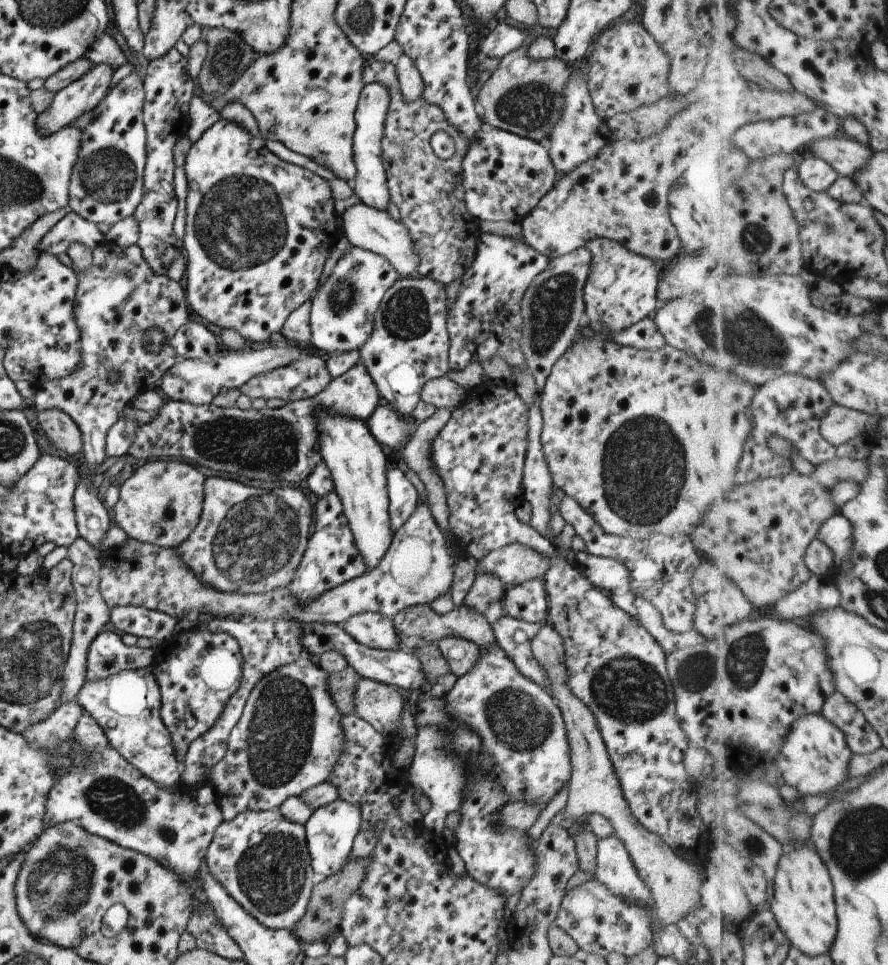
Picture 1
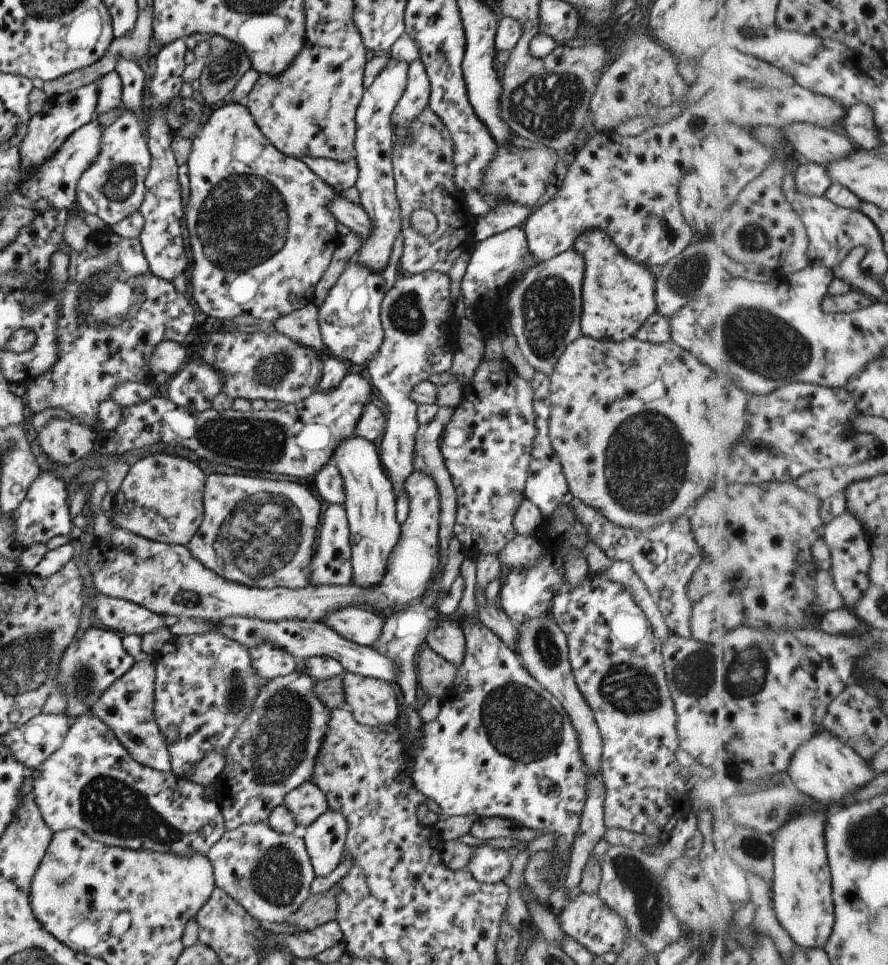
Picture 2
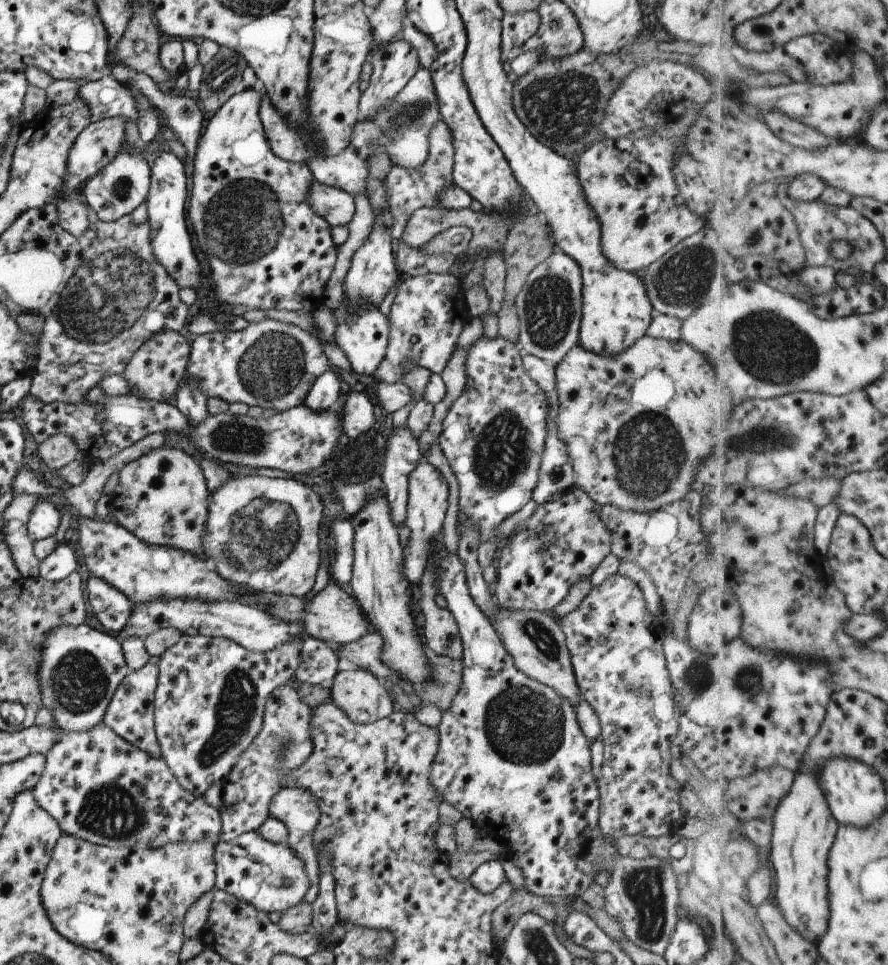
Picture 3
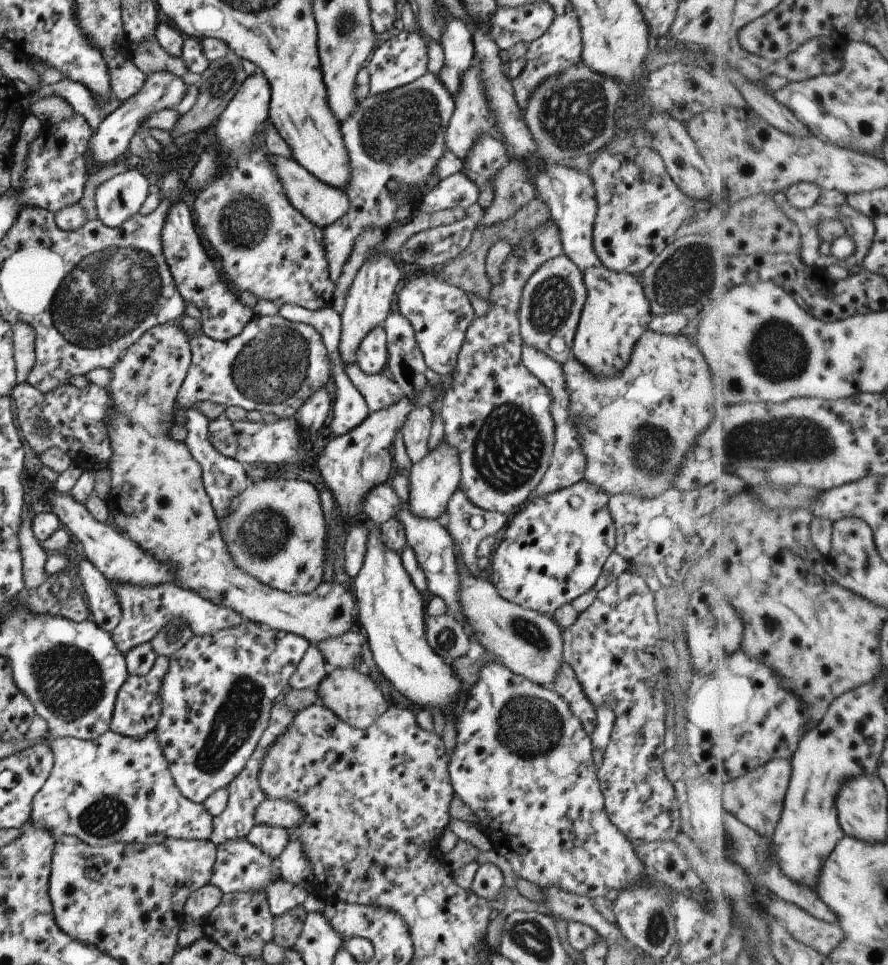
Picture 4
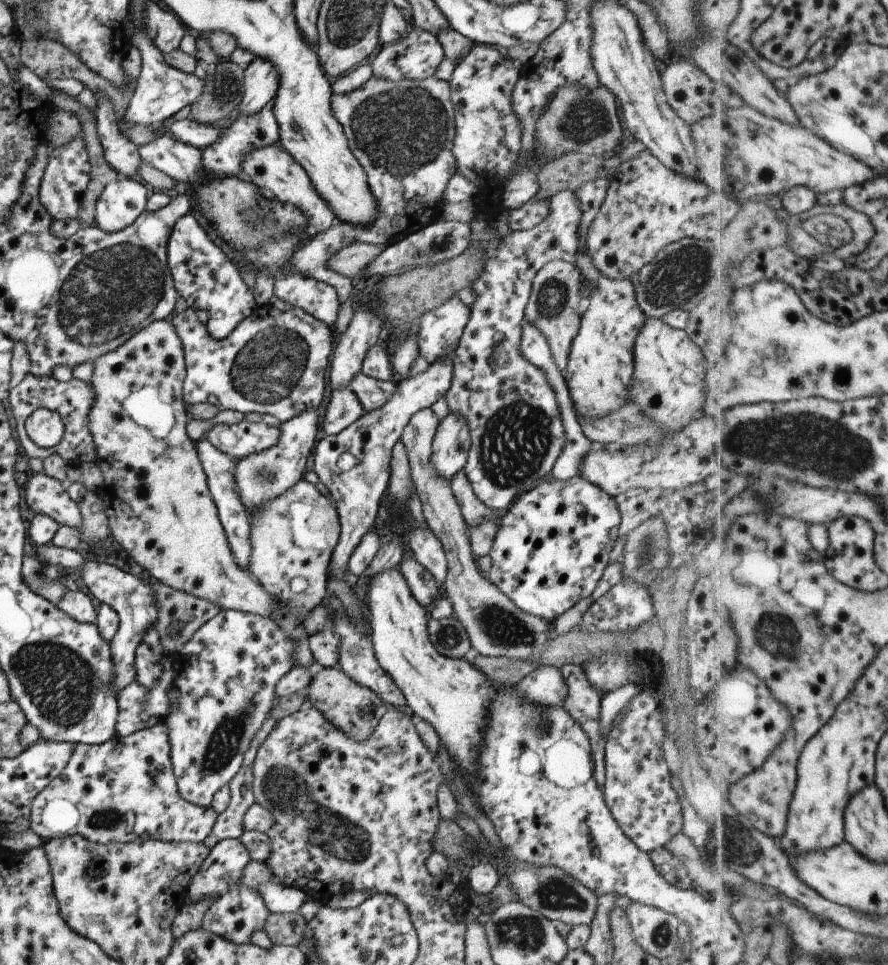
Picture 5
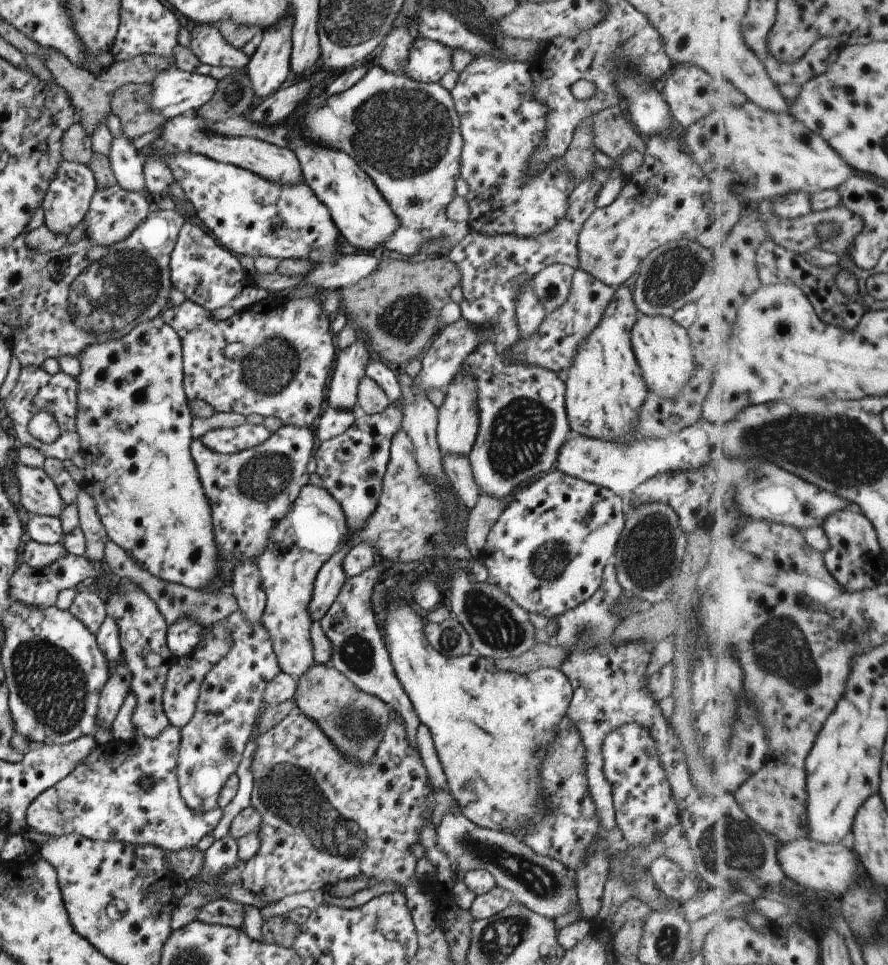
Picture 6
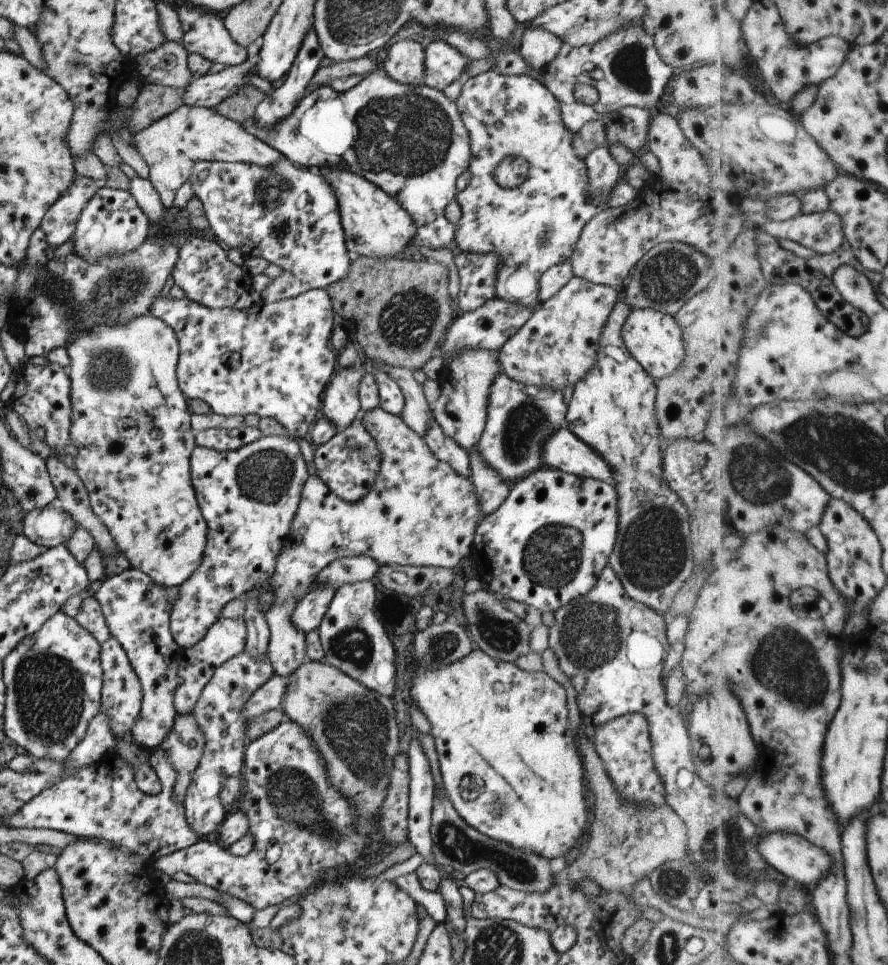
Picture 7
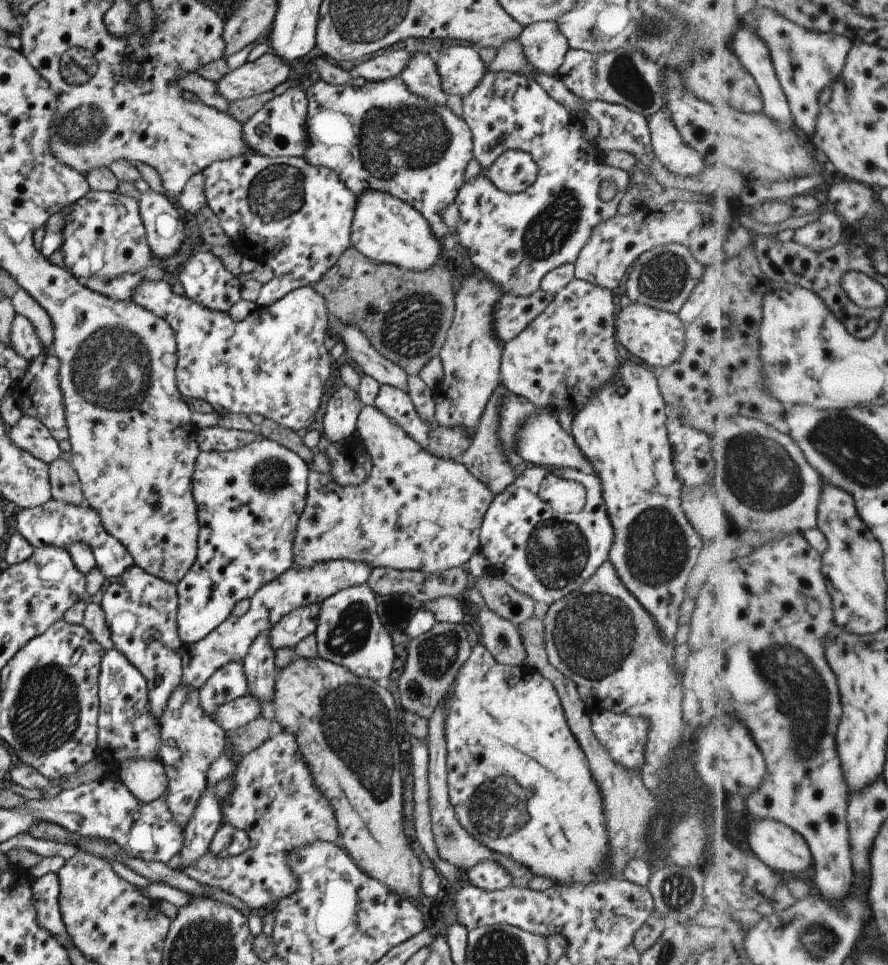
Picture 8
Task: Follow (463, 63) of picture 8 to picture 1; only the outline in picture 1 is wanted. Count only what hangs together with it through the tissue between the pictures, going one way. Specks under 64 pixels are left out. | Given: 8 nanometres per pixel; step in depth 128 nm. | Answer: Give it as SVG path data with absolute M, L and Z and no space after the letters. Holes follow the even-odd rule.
M369 83L362 86L354 112L355 130L352 136L352 157L356 168L351 179L352 194L361 203L378 211L387 212L390 198L386 185L386 174L382 163L380 139L384 129L384 120L390 101L388 88L383 83Z

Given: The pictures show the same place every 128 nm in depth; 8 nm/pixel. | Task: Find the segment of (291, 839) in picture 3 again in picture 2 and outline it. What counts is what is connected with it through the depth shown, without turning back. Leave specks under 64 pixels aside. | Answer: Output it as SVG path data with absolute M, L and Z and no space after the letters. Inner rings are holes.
M311 781L302 782L284 796L282 804L296 826L309 826L328 806L326 796Z

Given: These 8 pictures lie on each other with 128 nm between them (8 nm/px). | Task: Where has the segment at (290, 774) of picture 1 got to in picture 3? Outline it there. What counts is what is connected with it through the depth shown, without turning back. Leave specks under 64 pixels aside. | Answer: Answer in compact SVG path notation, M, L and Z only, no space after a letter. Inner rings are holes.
M294 682L272 691L264 704L260 731L222 780L222 803L218 810L219 842L227 842L240 834L255 831L268 817L268 804L274 794L282 788L278 776L284 776L292 768L299 766L314 747L309 732L310 710L310 707L299 700Z

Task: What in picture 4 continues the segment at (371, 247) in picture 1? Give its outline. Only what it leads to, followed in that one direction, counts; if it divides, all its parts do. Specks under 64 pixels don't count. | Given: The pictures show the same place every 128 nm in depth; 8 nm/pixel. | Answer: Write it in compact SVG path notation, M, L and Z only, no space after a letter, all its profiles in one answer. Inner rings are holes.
M271 155L274 173L280 182L285 198L289 204L298 210L309 222L323 228L341 218L348 209L348 196L340 190L331 188L319 182L310 172L307 172L296 160L291 157L285 158L279 155Z

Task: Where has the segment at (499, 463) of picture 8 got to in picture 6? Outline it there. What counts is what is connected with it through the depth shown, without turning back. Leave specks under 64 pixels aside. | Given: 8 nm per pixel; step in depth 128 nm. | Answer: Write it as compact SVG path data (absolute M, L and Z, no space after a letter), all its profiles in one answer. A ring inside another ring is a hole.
M479 490L477 502L470 508L464 524L462 542L473 559L477 558L483 548L487 531L506 507L506 499L498 499Z

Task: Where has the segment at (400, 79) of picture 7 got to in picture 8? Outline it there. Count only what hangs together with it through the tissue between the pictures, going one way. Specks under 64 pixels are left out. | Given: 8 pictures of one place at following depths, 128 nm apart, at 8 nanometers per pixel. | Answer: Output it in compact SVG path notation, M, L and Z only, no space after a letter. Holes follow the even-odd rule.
M413 53L398 77L413 94L432 105L443 105L445 108L448 95L440 85L440 76L432 55Z

